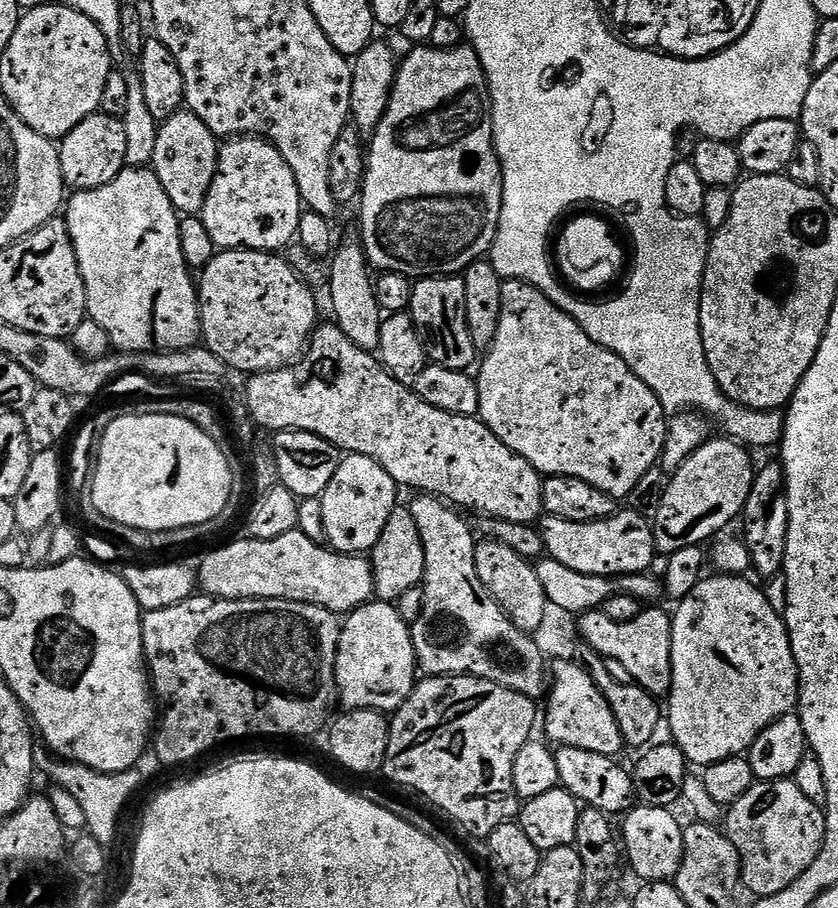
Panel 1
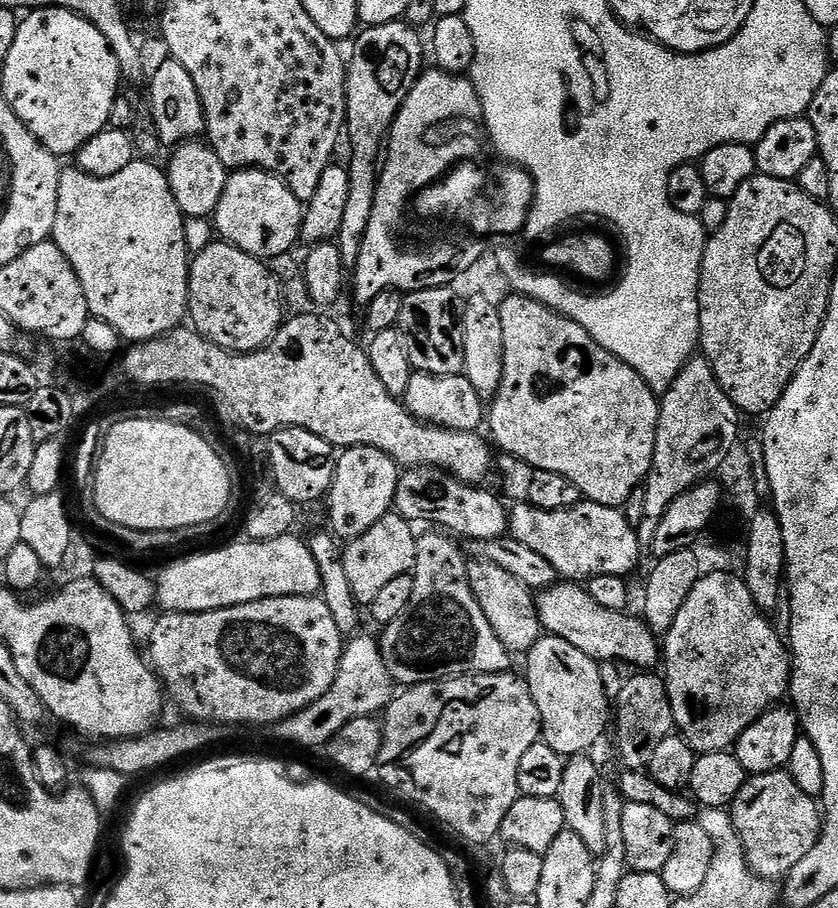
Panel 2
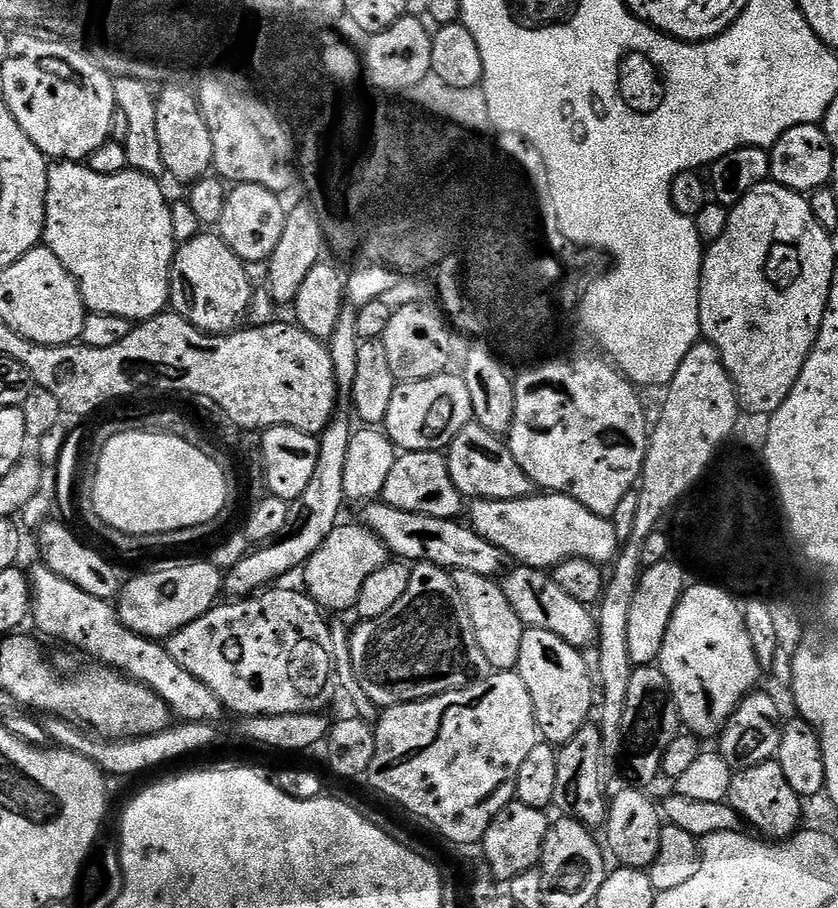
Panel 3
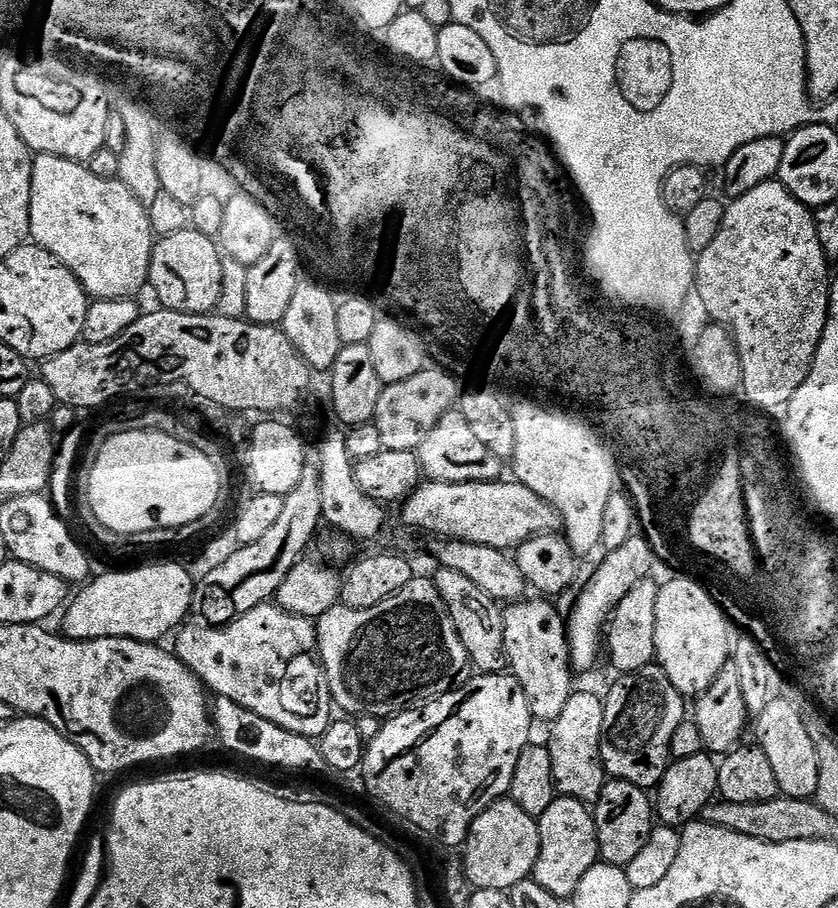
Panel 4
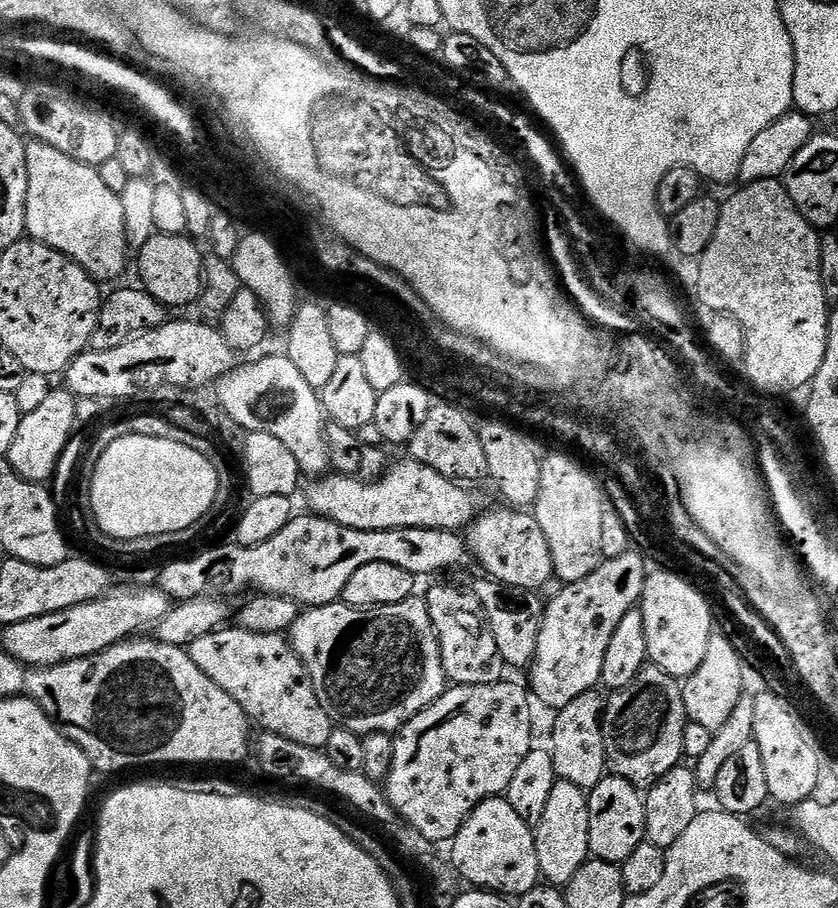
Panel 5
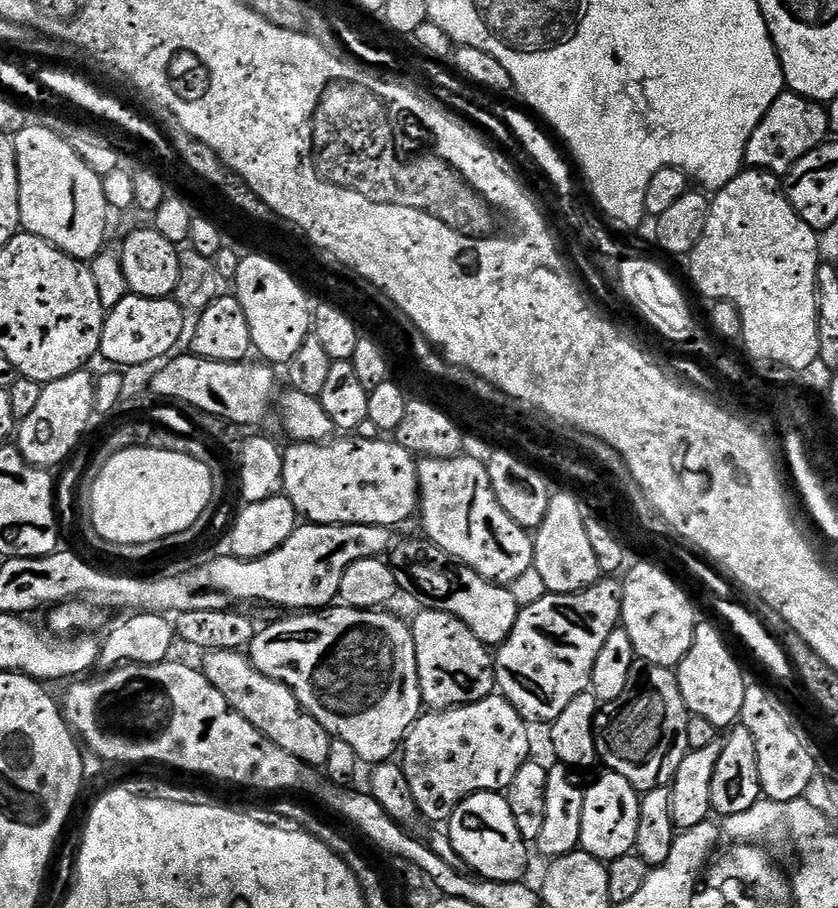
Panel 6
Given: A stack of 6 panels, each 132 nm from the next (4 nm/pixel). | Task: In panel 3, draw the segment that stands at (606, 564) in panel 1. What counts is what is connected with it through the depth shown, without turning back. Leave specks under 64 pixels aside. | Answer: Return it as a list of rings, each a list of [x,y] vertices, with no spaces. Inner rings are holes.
[[[545,491],[520,500],[472,500],[471,506],[472,529],[486,542],[494,542],[513,561],[529,568],[555,570],[567,560],[611,561],[622,548],[609,517],[586,510],[582,502],[562,492]]]

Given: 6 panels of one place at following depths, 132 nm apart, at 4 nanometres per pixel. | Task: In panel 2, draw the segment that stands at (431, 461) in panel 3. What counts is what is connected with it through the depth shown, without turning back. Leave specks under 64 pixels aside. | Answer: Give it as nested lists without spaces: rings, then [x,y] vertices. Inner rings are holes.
[[[430,466],[404,468],[400,474],[394,508],[409,522],[433,520],[436,523],[433,525],[447,530],[453,537],[461,541],[465,540],[464,542],[498,540],[502,536],[509,535],[510,512],[499,495],[496,497],[494,493],[487,492],[486,489],[487,487],[484,486],[464,484],[459,478],[440,468]]]

